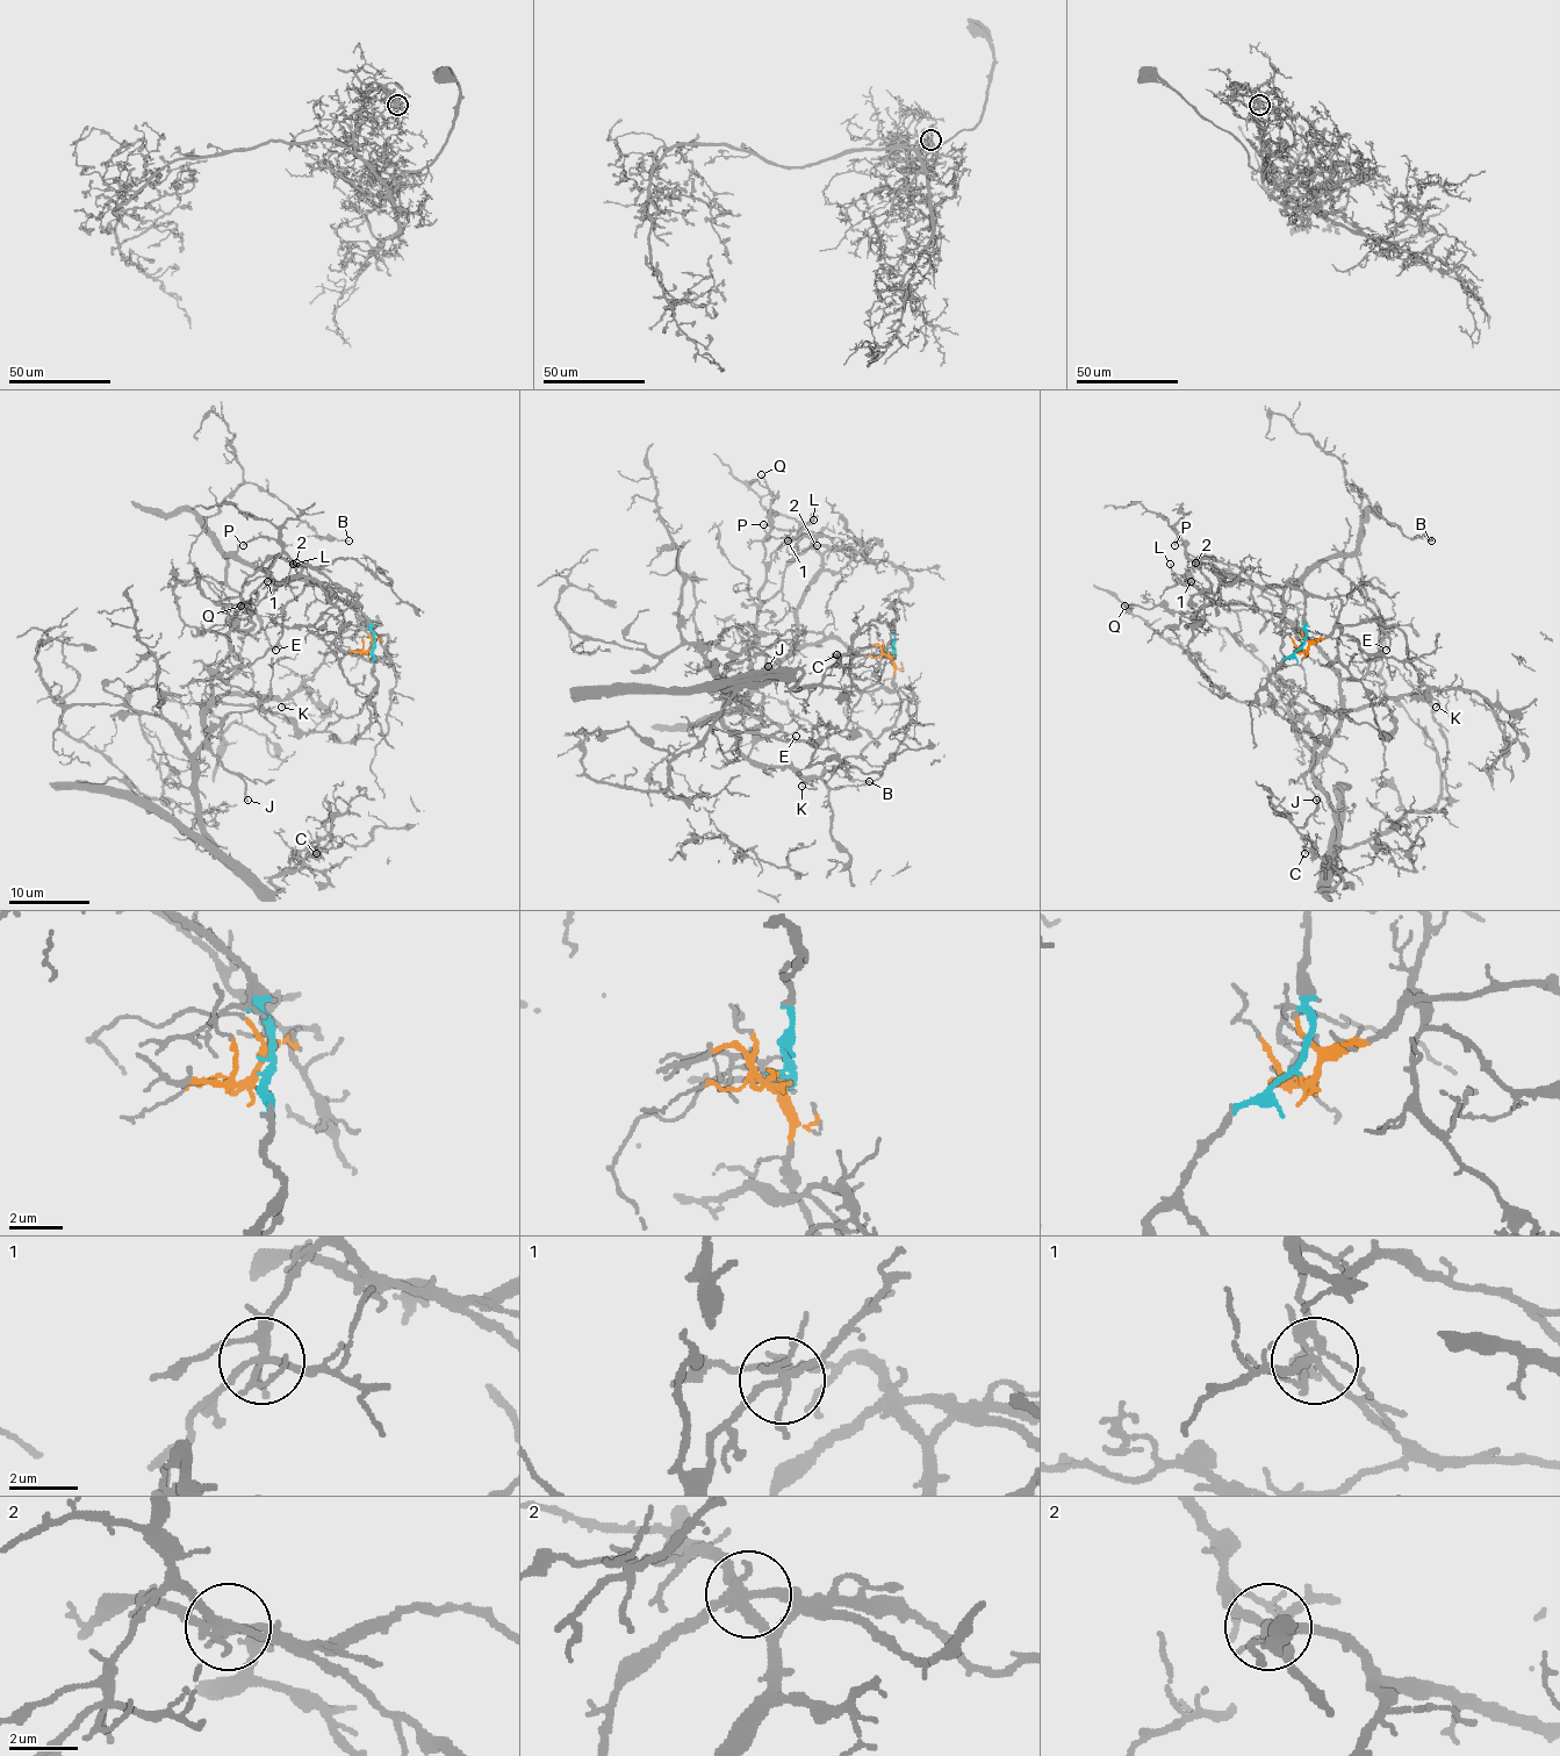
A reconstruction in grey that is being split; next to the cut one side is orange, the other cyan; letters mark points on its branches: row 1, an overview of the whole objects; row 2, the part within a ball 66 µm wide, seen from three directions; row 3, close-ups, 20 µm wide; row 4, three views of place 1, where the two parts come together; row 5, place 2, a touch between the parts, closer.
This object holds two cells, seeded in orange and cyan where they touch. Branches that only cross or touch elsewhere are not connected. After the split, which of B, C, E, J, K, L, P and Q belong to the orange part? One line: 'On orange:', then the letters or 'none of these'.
On orange: C, J, K, L, Q

